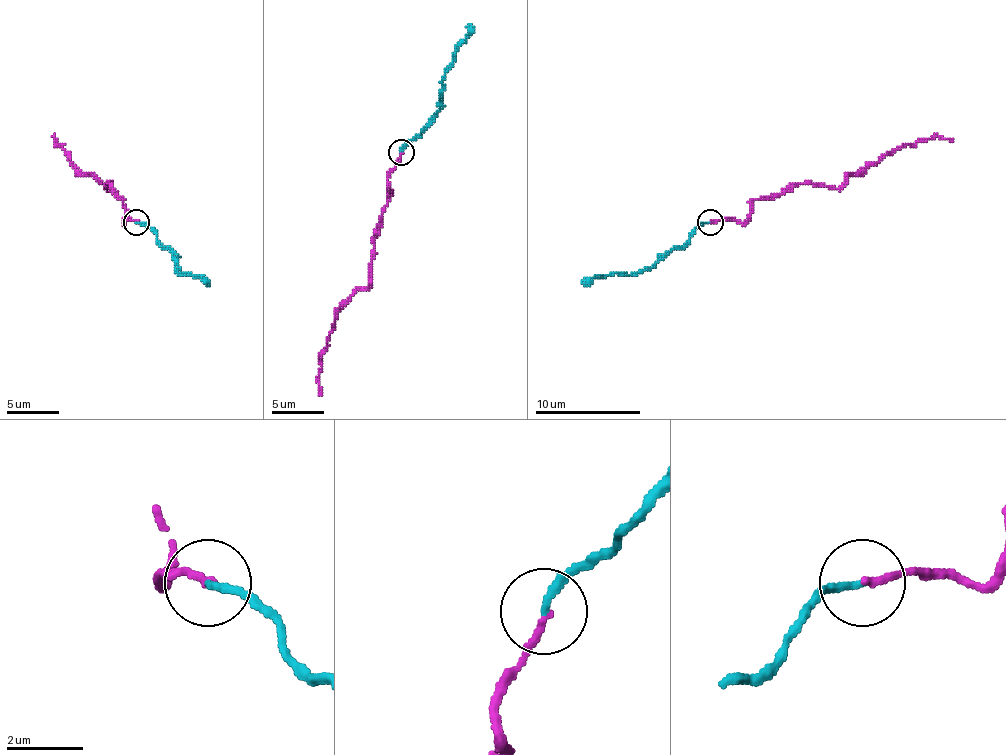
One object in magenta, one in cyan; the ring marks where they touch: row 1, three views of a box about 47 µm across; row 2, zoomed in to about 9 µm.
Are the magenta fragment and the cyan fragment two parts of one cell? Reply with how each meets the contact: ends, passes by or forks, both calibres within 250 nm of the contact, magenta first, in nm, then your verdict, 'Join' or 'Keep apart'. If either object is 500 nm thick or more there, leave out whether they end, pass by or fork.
At the ring magenta ends. At the ring cyan ends. Thickness 180 nm (magenta) against 190 nm. Join

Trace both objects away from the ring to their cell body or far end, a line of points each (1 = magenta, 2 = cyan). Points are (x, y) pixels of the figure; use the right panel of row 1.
1: (710, 223), (742, 223), (755, 199), (800, 183), (839, 188), (908, 144), (937, 136), (952, 141)
2: (710, 223), (703, 223), (666, 257), (624, 275), (611, 273), (582, 283)

